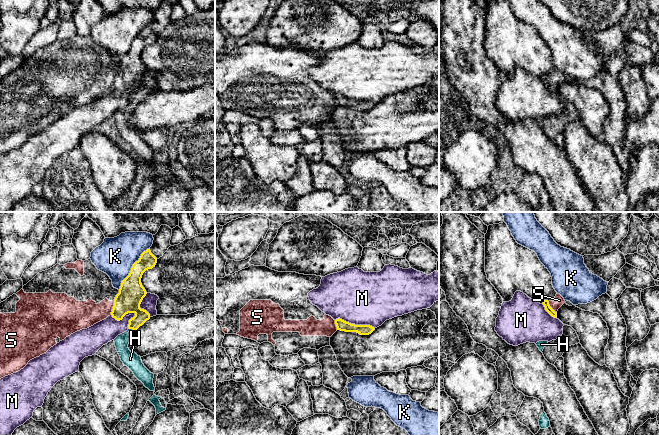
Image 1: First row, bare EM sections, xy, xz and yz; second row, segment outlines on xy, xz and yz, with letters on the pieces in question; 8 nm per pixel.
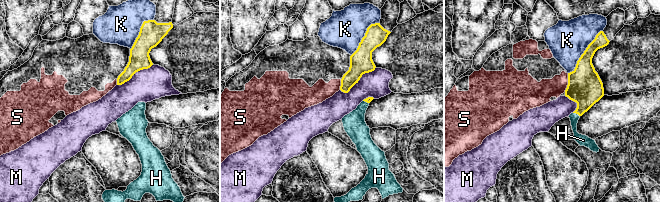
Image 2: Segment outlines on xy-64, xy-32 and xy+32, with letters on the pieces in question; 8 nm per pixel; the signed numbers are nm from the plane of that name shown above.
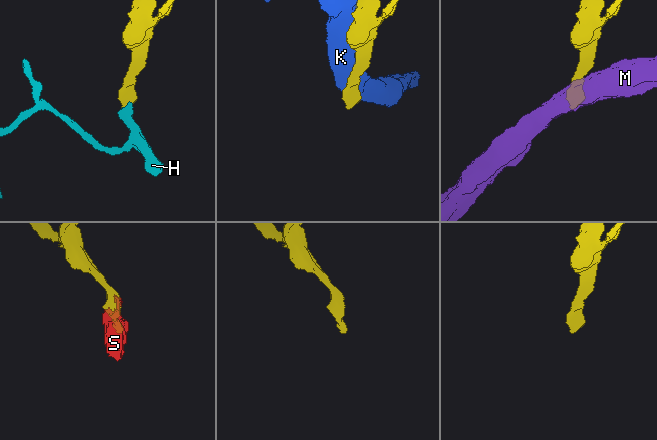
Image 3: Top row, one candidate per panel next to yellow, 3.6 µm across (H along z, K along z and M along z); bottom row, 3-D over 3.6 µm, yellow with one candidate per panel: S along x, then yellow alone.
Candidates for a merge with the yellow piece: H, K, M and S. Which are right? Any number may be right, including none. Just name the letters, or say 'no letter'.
H

